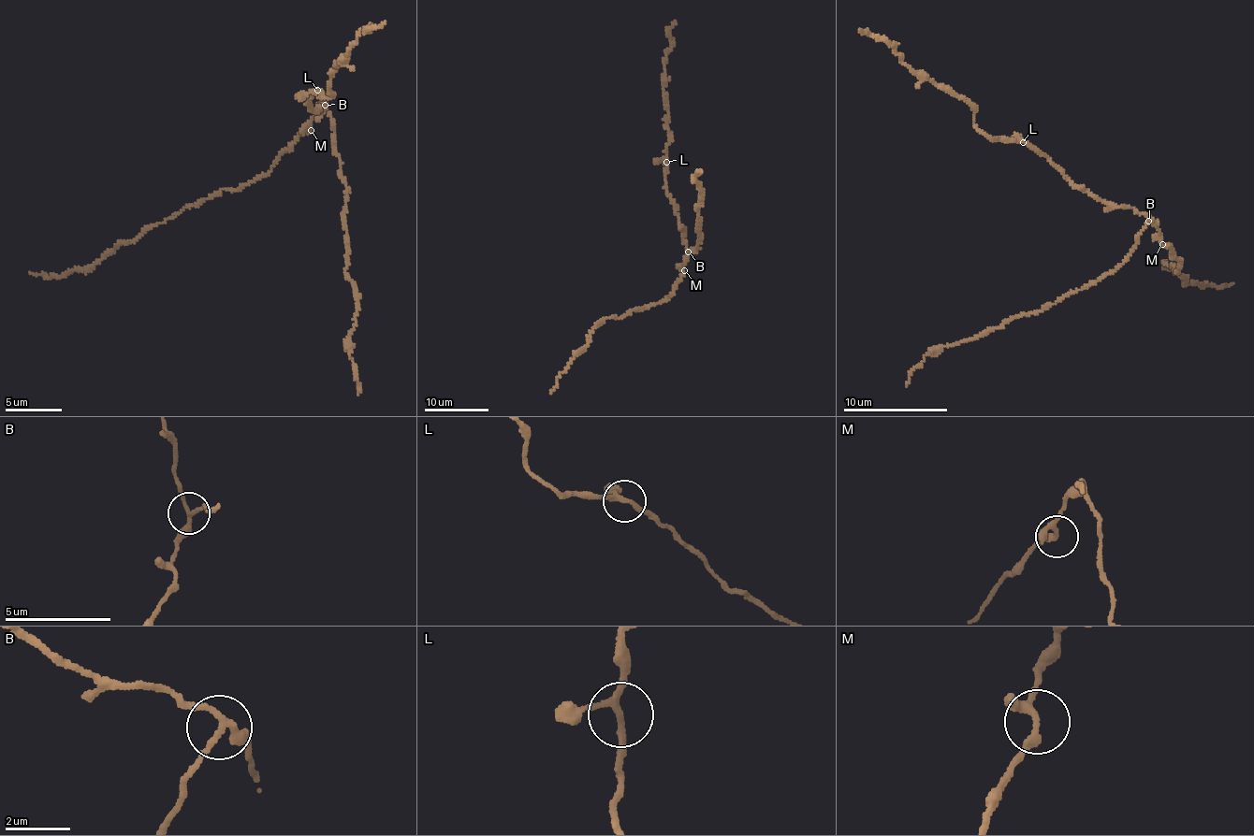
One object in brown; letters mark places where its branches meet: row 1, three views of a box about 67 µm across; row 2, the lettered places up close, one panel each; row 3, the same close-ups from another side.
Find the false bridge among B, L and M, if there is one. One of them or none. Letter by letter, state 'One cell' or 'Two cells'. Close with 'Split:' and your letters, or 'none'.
B: Two cells
L: One cell
M: One cell
Split: B

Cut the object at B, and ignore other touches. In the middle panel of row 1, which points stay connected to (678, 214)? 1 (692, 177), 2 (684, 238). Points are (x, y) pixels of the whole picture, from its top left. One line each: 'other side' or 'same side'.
1: other side
2: same side

